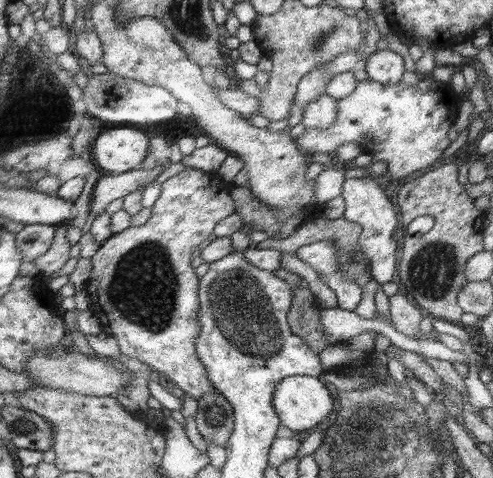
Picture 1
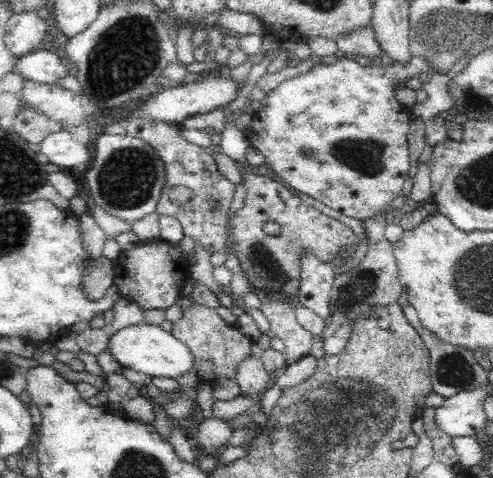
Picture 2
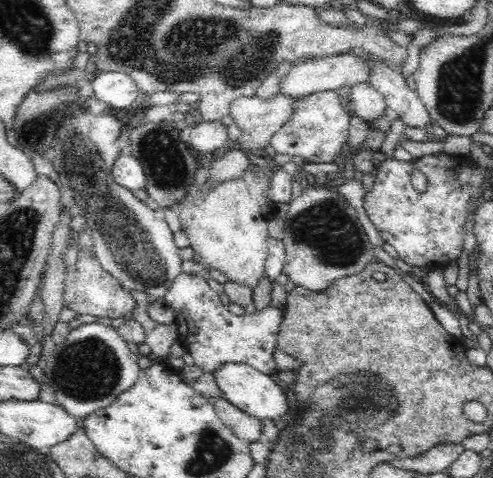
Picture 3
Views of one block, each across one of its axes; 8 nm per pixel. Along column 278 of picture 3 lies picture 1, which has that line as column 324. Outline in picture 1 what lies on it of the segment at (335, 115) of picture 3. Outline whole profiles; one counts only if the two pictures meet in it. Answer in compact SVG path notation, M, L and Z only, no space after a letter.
M369 78L365 82L359 82L357 90L351 96L339 100L337 124L327 130L309 128L297 138L297 144L301 152L309 156L317 152L333 156L343 144L365 146L373 156L373 164L385 162L387 172L381 176L383 182L401 180L431 166L437 156L441 156L449 146L447 132L453 126L457 104L459 102L451 92L449 82L435 82L427 78L419 80L413 86L407 86L405 82L387 86Z

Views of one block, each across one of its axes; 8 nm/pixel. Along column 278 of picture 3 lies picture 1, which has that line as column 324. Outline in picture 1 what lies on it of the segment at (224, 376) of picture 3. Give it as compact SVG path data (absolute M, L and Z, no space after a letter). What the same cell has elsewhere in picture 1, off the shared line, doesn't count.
M291 376L279 384L273 404L277 408L277 414L281 416L283 432L299 434L299 432L311 432L313 428L327 424L327 416L333 410L333 396L325 388L325 384L315 376Z

